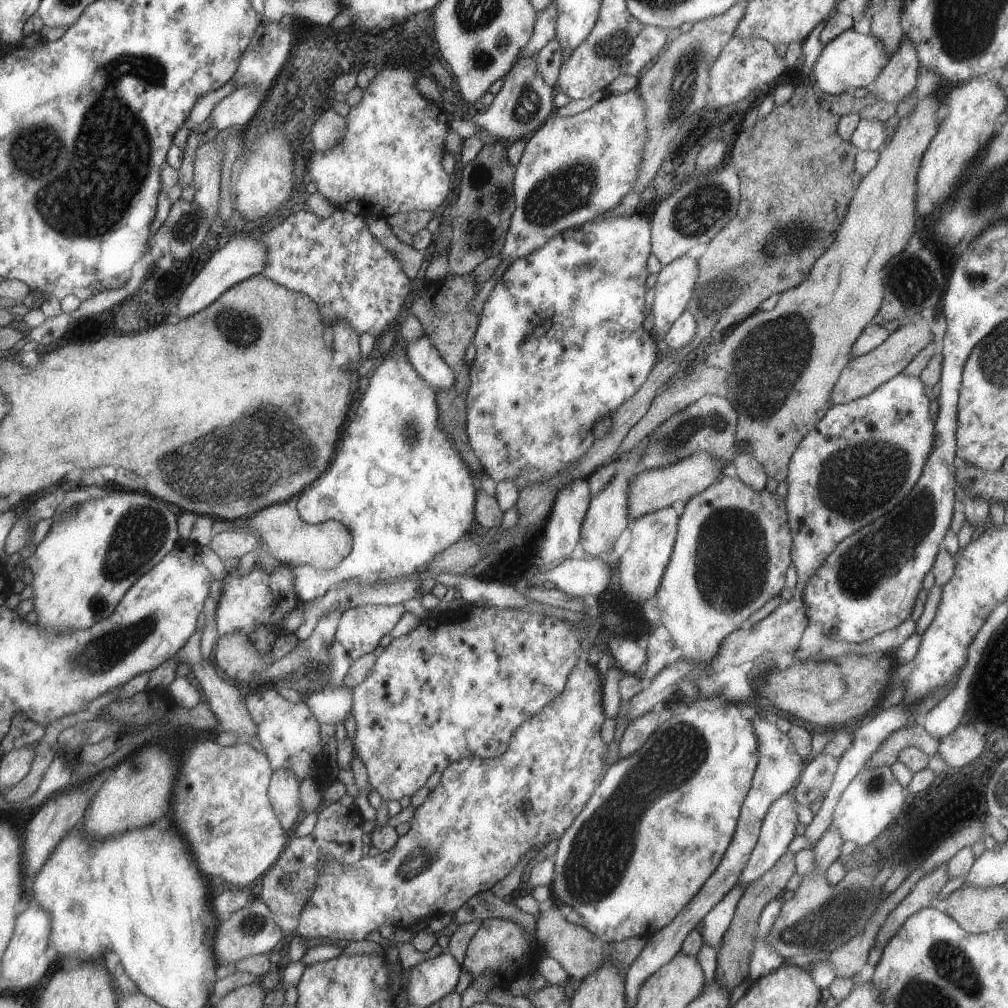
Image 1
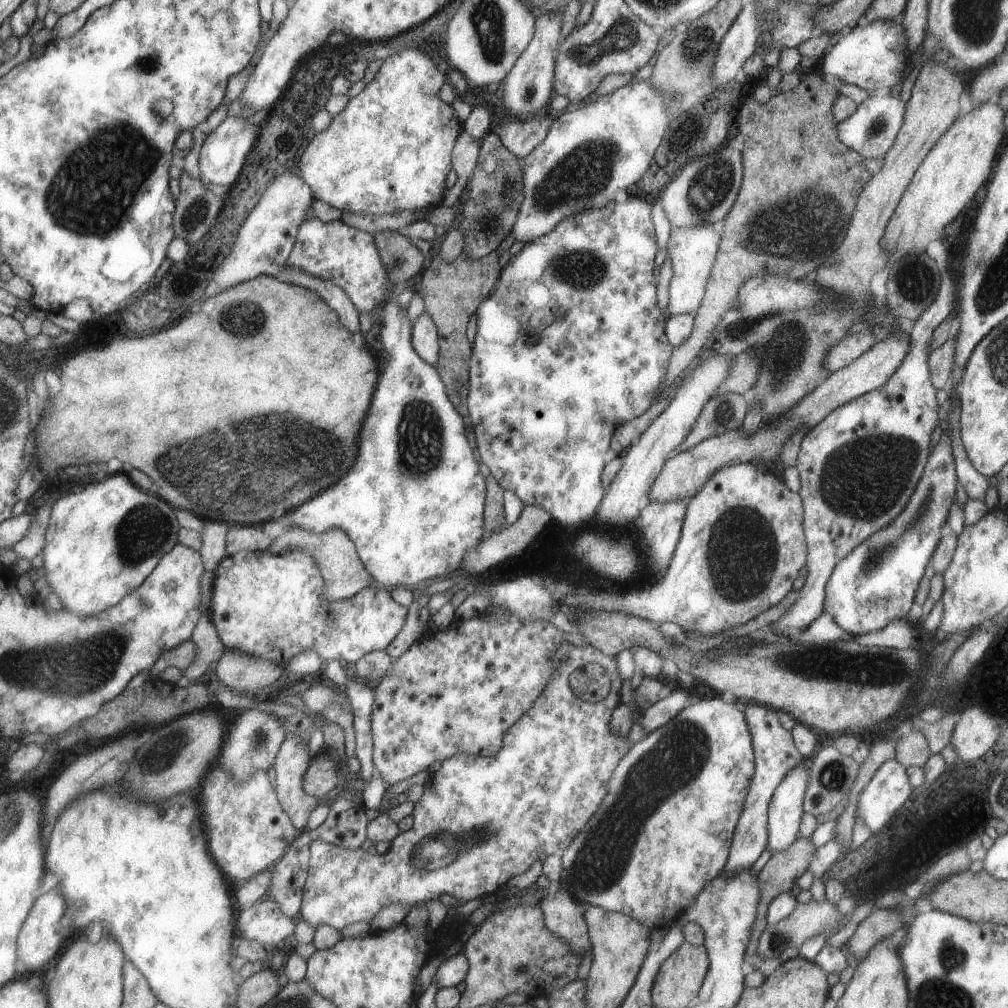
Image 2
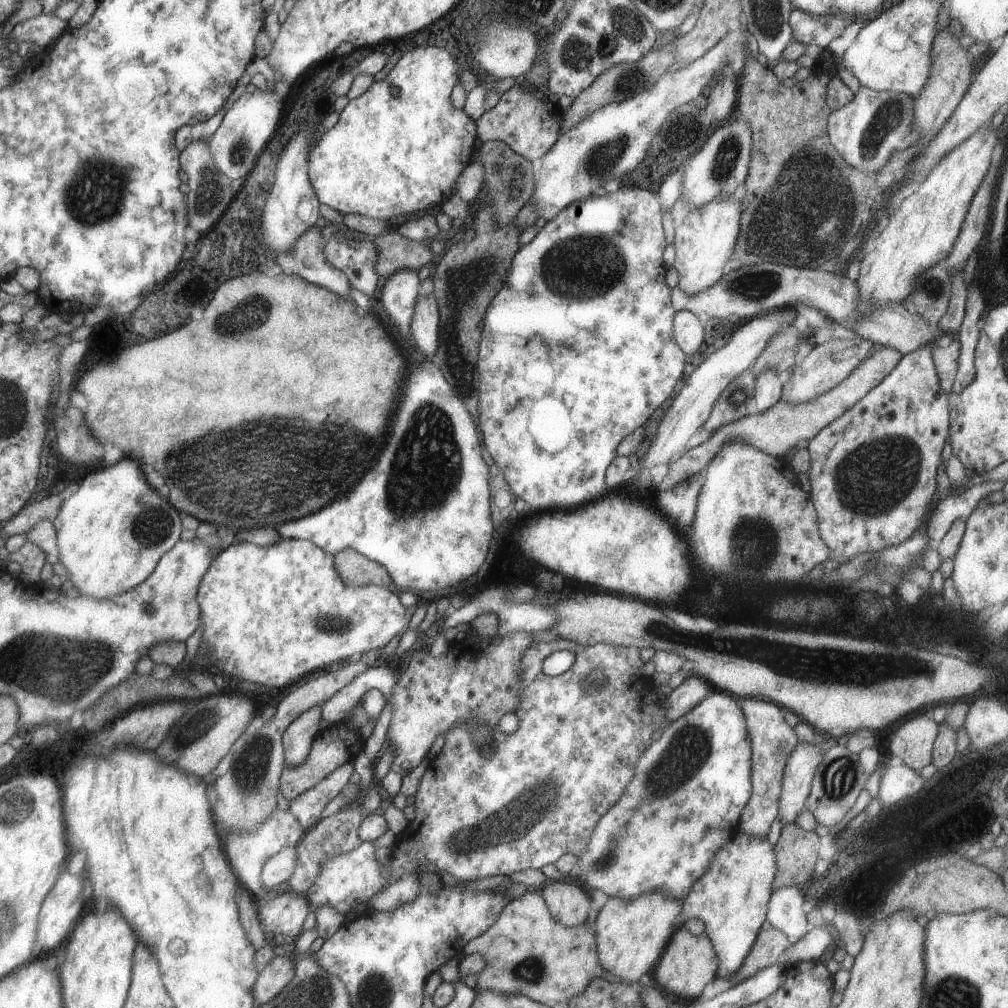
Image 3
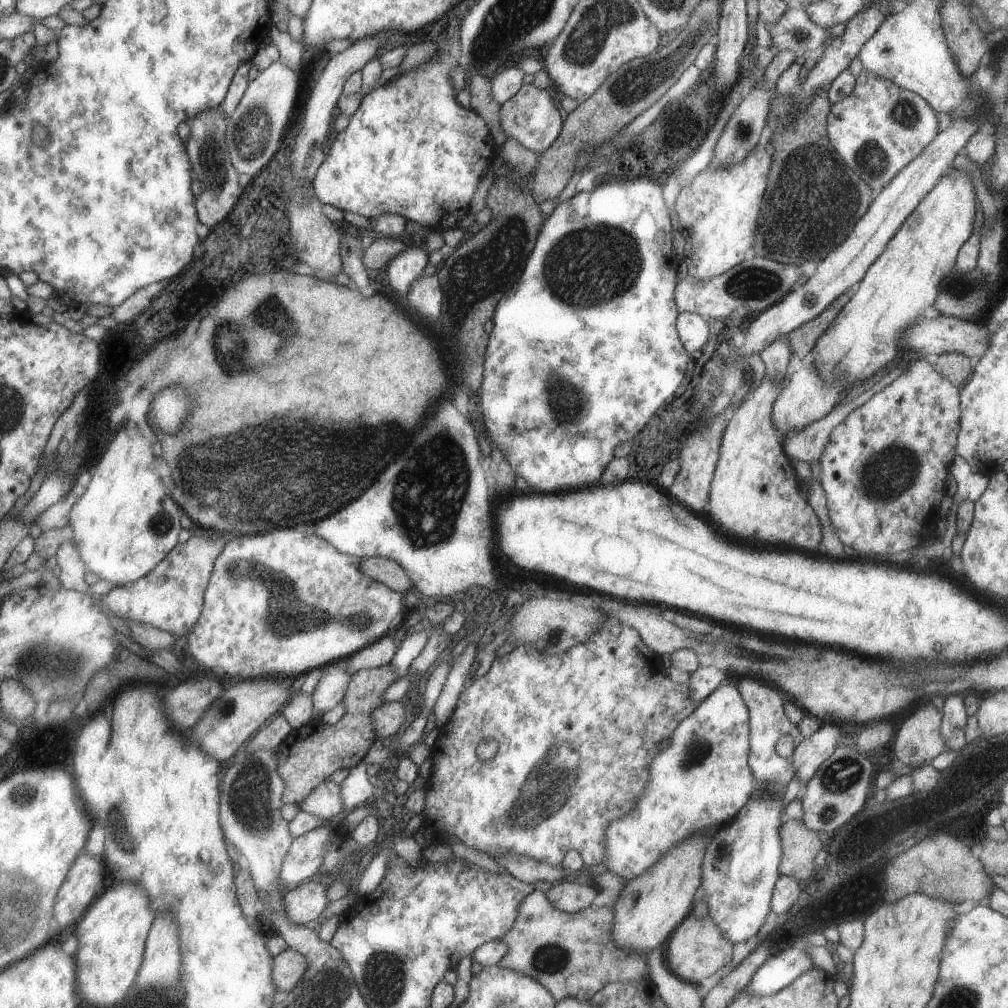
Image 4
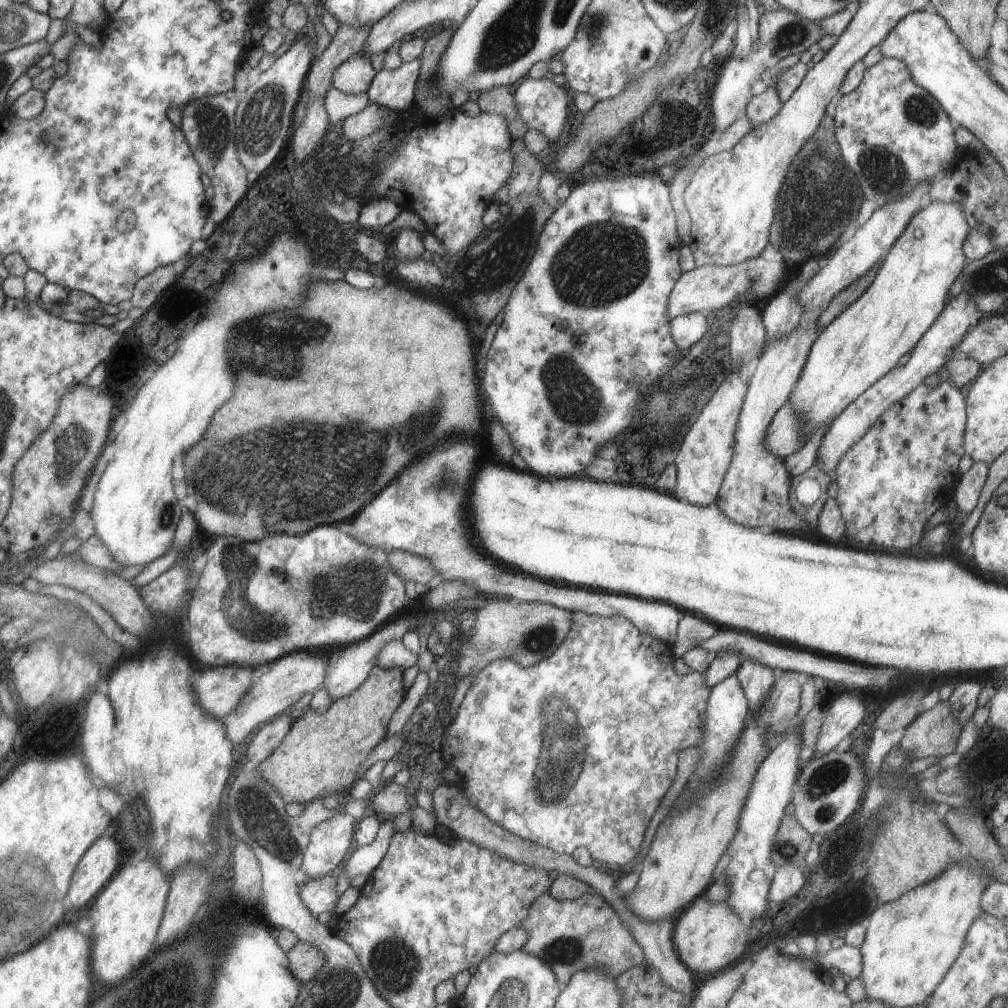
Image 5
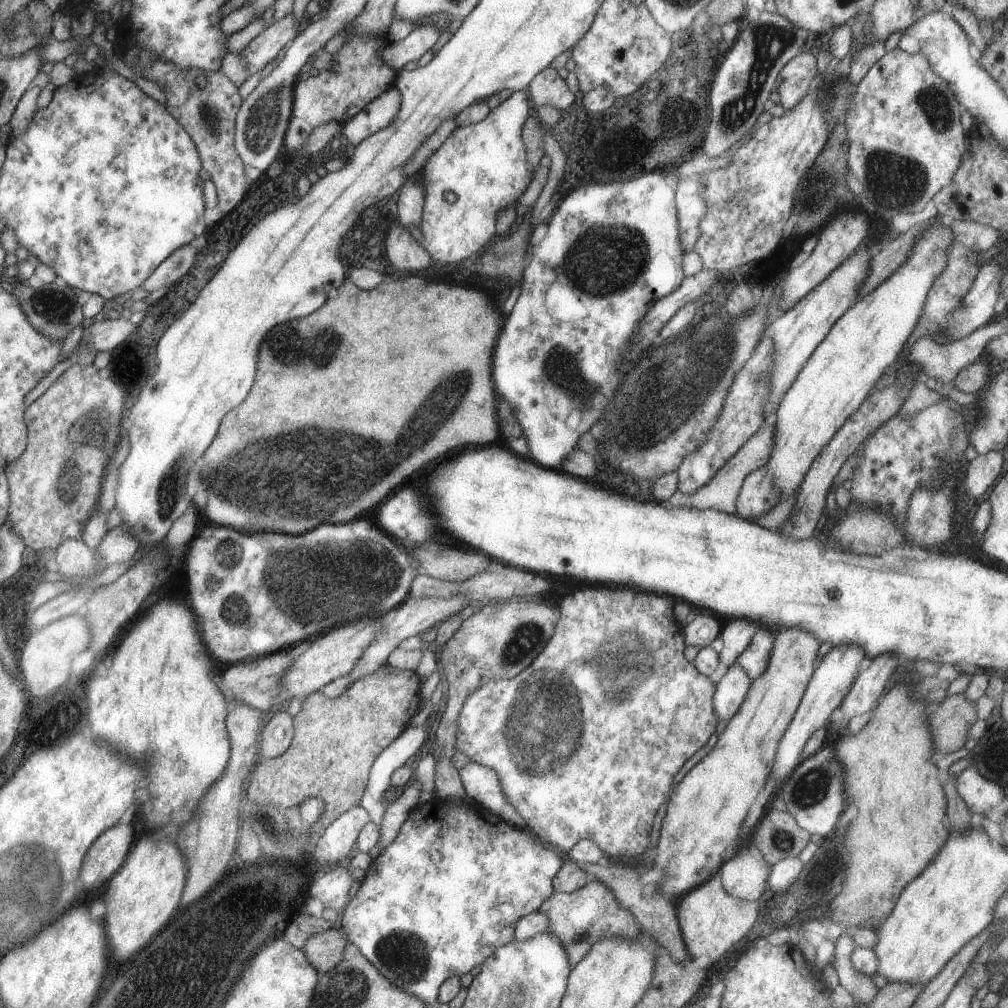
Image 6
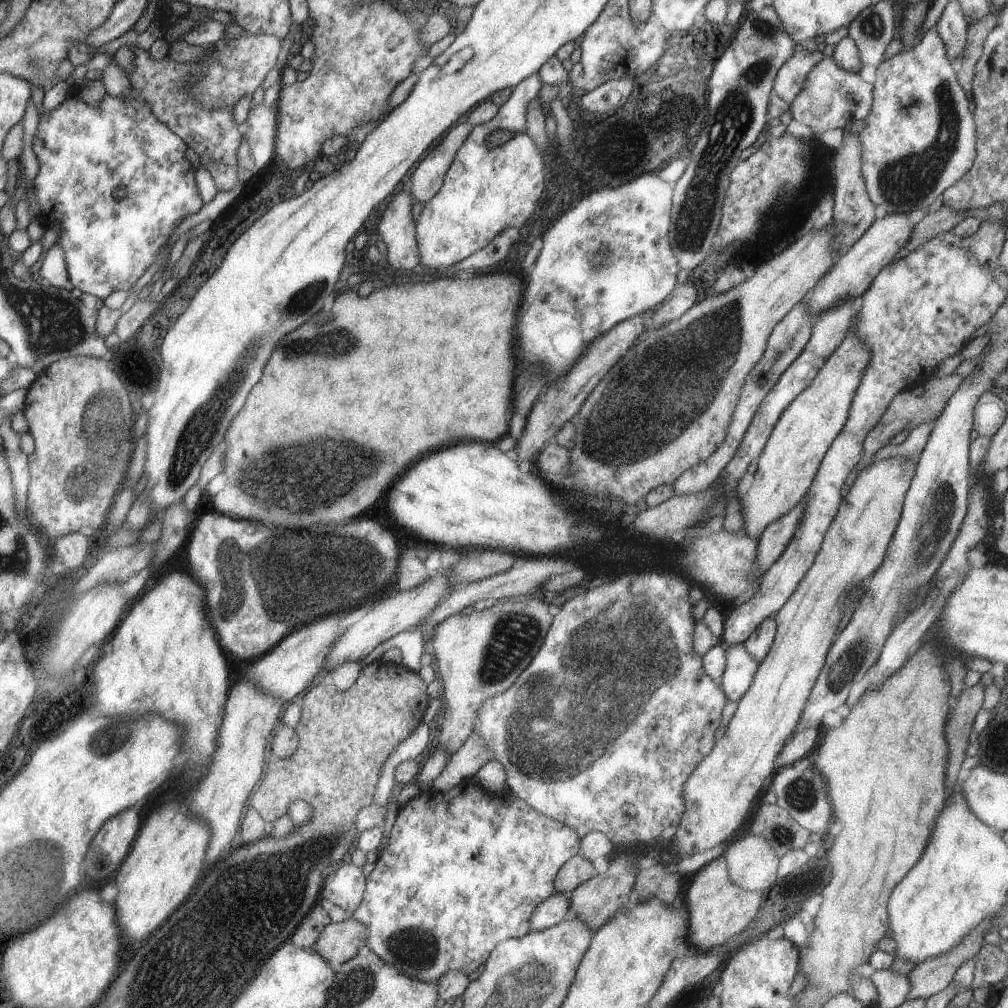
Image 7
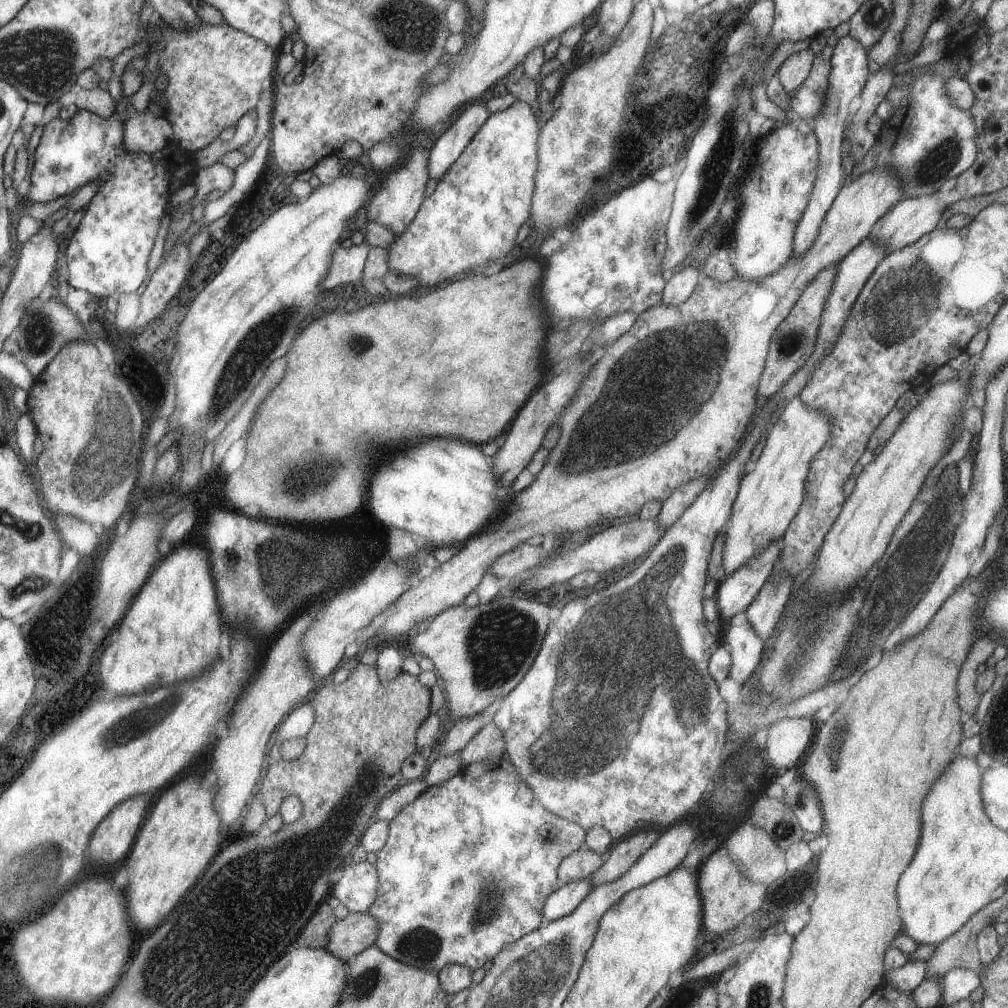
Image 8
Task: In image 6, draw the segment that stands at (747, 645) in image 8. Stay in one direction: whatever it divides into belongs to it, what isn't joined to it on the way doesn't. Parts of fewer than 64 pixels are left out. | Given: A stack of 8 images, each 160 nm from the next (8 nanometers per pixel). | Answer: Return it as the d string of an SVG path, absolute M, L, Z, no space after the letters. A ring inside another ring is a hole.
M737 662L728 667L720 682L715 684L713 703L718 721L729 721L736 714L746 698L751 681L748 673Z

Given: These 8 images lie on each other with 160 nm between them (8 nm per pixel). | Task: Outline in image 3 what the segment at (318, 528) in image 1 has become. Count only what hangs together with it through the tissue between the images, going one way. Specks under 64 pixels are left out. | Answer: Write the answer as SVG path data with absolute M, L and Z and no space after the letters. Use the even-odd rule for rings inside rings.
M347 548L334 556L336 570L349 587L378 585L387 589L395 588L386 568L363 554Z

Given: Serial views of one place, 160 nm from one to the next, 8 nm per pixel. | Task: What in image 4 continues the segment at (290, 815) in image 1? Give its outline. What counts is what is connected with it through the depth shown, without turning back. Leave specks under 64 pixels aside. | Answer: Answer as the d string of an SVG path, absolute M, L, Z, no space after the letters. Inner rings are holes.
M344 661L327 664L321 671L320 680L311 699L314 712L323 716L343 702L353 674L347 669ZM329 780L317 786L299 806L302 811L316 815L324 820L338 819L345 813L341 786Z

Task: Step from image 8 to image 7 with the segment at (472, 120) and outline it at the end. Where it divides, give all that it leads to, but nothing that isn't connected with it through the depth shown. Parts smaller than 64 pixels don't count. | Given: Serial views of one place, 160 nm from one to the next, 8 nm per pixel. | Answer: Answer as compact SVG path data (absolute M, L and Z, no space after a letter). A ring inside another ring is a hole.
M470 121L461 122L448 130L439 145L412 171L406 183L412 198L428 202L442 188L443 180L450 165L454 162L457 150L463 145L475 125Z

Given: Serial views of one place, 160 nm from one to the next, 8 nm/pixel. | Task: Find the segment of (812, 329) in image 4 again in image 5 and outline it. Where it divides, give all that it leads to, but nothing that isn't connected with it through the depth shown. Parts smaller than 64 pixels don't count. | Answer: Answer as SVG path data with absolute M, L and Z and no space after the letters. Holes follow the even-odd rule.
M876 263L866 274L857 278L851 285L846 286L841 290L825 308L819 316L817 323L819 329L822 330L825 326L833 321L841 312L844 312L853 302L864 294L864 291L872 284L880 264Z

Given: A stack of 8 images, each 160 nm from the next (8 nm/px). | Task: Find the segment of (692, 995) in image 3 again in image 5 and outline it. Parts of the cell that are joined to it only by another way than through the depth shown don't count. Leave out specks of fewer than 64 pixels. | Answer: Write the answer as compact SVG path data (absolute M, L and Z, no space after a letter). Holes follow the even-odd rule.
M702 894L676 916L674 923L674 946L677 948L680 960L694 974L711 976L742 958L750 925L741 921L726 901L713 903Z

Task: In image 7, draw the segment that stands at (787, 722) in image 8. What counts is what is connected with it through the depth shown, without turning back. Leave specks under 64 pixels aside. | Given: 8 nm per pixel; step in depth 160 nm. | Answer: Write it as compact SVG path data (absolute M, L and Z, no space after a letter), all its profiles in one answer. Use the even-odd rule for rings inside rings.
M806 727L801 731L796 731L787 741L778 753L778 762L783 767L790 766L796 761L807 757L818 744L818 728Z

